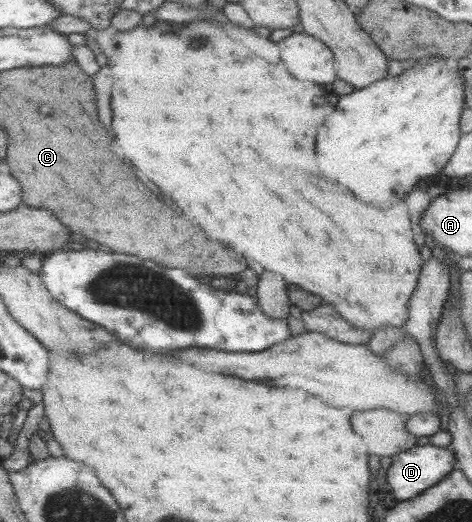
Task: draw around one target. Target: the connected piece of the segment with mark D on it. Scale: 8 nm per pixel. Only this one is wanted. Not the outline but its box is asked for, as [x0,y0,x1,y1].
[385,446,455,501]

